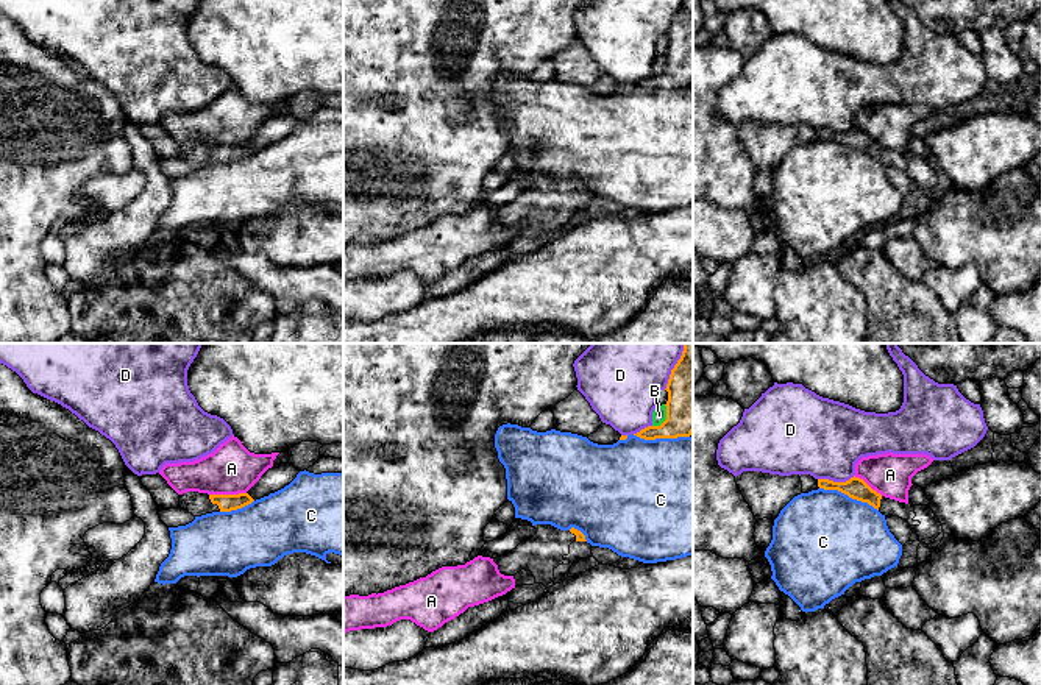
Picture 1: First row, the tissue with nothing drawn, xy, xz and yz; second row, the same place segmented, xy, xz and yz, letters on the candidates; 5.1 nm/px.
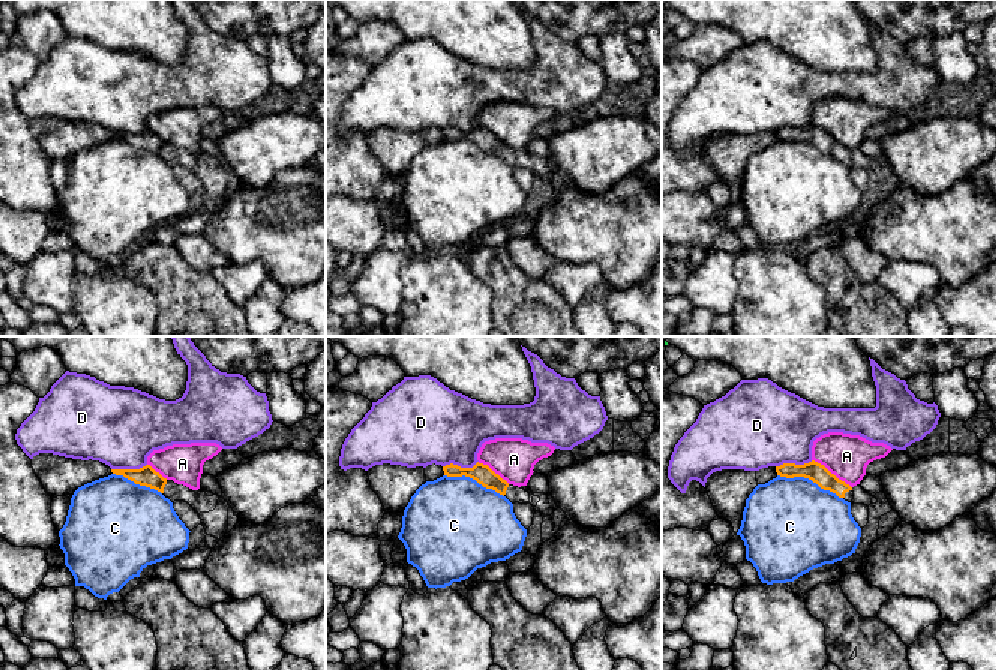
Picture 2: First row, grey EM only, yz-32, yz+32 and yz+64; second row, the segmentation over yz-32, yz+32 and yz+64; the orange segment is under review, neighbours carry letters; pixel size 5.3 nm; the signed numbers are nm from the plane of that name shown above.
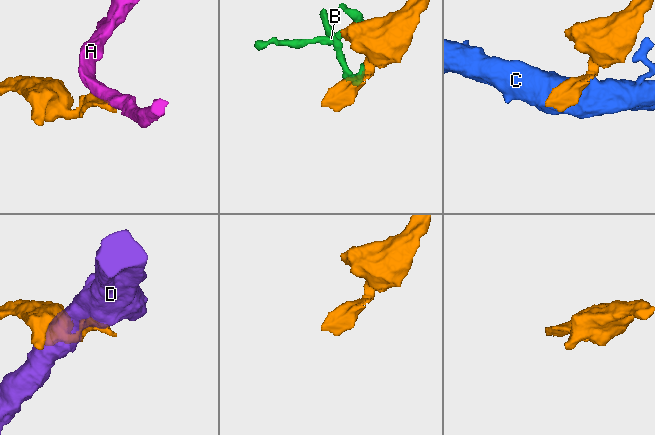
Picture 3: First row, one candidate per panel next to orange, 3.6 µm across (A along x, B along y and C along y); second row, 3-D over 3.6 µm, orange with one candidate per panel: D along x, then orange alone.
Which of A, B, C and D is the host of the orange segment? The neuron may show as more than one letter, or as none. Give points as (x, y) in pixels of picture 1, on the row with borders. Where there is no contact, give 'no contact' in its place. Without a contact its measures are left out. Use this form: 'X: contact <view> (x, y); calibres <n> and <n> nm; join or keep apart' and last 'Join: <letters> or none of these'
A: contact xy (227, 495); calibres 90 and 260 nm; keep apart
B: contact xz (667, 418); calibres 260 and 80 nm; keep apart
C: contact yz (849, 496); calibres 110 and 500 nm; keep apart
D: contact yz (835, 482); calibres 110 and 400 nm; keep apart
Join: none of these

